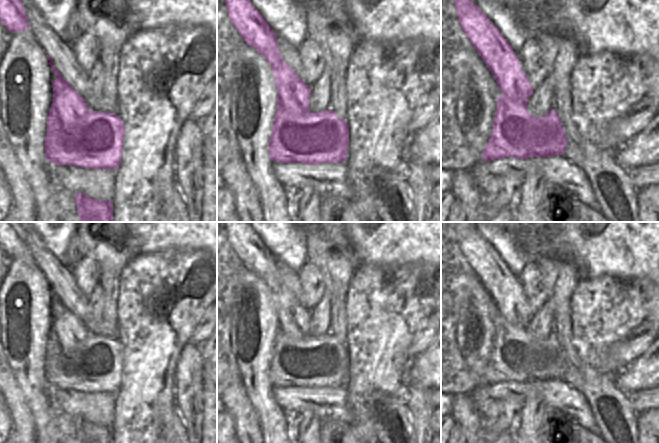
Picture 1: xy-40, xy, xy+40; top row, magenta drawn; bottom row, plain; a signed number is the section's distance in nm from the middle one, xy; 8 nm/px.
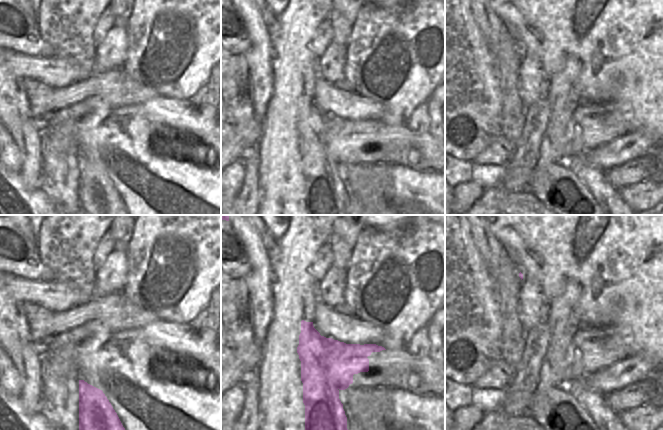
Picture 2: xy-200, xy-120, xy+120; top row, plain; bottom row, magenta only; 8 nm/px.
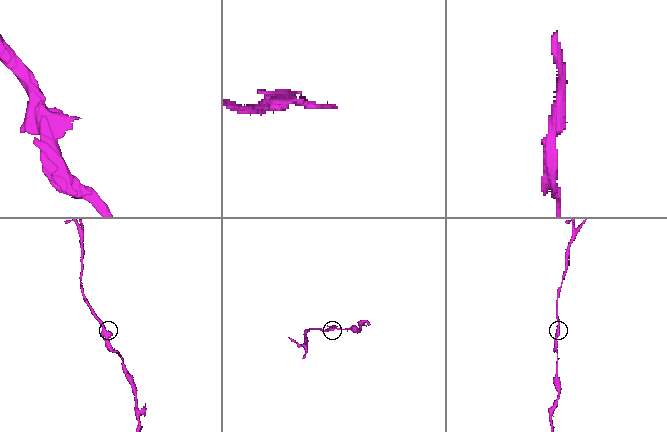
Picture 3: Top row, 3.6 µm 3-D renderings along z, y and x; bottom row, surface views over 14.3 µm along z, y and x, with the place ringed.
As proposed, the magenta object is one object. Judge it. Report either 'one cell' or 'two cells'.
two cells

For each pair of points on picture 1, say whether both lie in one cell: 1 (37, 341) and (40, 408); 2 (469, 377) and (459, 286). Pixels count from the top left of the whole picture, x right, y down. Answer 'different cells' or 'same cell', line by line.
1: same cell
2: different cells

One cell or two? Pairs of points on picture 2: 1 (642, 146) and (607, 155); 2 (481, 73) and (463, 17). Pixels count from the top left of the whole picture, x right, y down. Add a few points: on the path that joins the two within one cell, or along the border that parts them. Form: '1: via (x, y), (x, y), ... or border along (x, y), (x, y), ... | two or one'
1: via (633, 146), (616, 152) | one
2: border along (483, 39), (469, 49), (469, 59), (455, 61) | two

